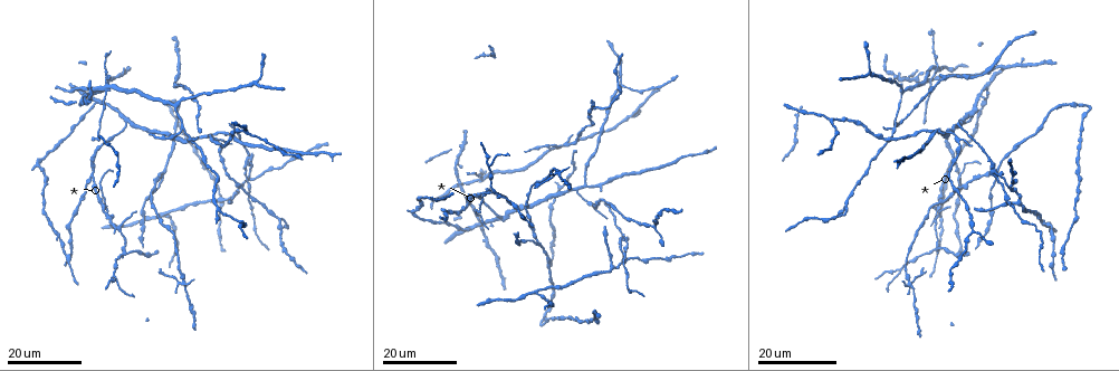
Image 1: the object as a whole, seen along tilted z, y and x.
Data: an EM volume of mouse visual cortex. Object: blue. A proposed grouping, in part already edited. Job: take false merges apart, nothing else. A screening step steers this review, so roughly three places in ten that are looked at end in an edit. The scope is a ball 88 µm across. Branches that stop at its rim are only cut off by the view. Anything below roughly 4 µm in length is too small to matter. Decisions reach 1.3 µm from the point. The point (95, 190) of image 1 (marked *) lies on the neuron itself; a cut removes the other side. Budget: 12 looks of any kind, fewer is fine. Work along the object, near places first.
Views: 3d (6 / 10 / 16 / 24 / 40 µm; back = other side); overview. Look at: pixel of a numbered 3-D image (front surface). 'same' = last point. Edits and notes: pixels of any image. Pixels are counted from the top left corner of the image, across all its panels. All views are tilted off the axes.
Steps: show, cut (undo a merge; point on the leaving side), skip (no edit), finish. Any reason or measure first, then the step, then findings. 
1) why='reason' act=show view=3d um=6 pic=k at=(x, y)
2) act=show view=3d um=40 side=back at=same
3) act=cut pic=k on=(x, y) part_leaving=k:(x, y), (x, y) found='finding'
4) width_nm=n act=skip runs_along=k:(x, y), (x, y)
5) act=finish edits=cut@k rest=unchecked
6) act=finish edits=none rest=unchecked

why='small branch off a trunk' act=show view=3d um=24 pic=1 at=(934, 221)

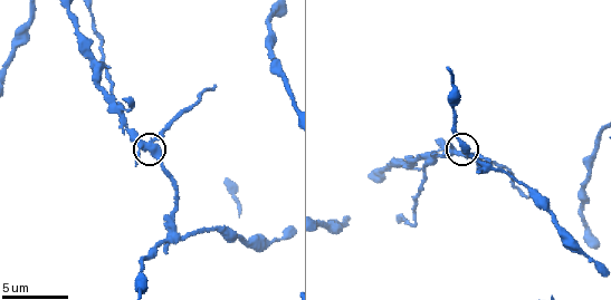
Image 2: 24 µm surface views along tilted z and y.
why='closer look' act=show view=3d um=6 pic=2 at=(154, 141)

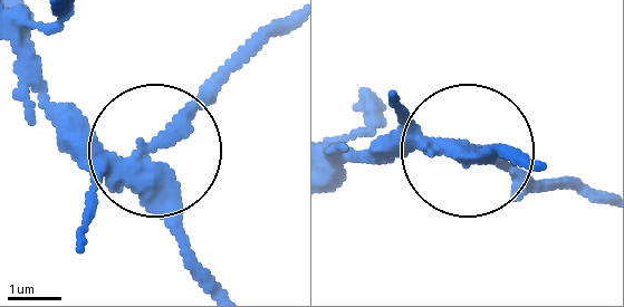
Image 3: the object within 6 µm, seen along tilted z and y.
arms=3 act=cut pic=3 on=(186, 137) part_leaving=3:(121, 169), (156, 154), (290, 25) found='two neurons meet here'

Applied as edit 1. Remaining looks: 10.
act=show view=overview

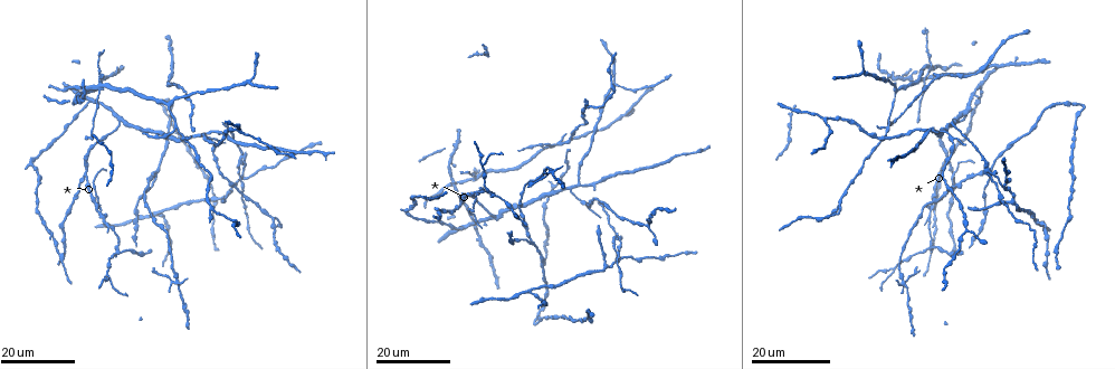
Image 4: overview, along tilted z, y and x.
act=show view=3d um=24 pic=4 at=(895, 94)

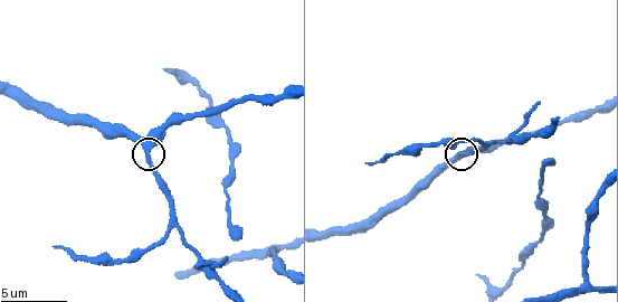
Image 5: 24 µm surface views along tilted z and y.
act=show view=3d um=6 pic=5 at=(148, 148)

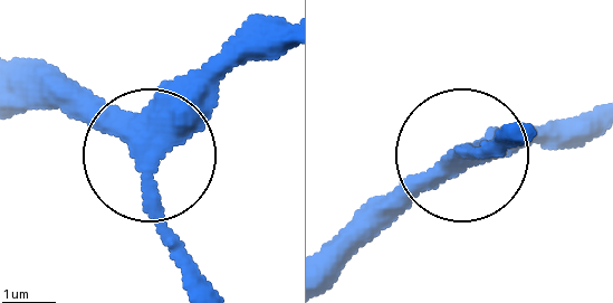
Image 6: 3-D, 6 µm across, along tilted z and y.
act=skip runs_along=6:(20, 60), (59, 68), (153, 142), (242, 65) found='all the same neuron'

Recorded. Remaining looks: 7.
why='four or more arms meet' act=show view=3d um=6 pic=2 at=(488, 164)

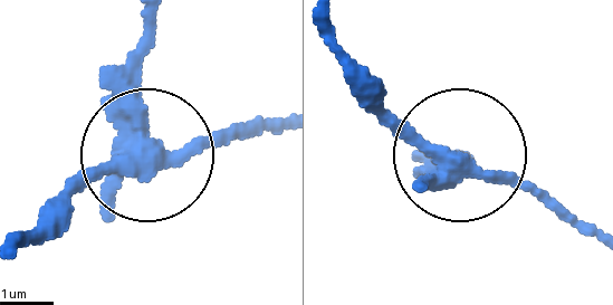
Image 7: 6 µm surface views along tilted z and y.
side_arm_um=22 arms=4 act=skip found='all the same neuron'

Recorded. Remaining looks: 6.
why='three arms meet' act=show view=3d um=24 pic=4 at=(105, 275)

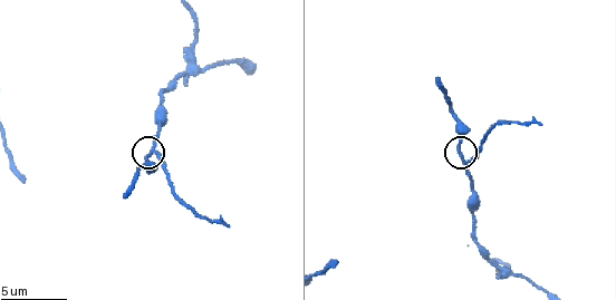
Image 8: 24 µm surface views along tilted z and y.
act=show view=3d um=6 pic=8 at=(152, 153)

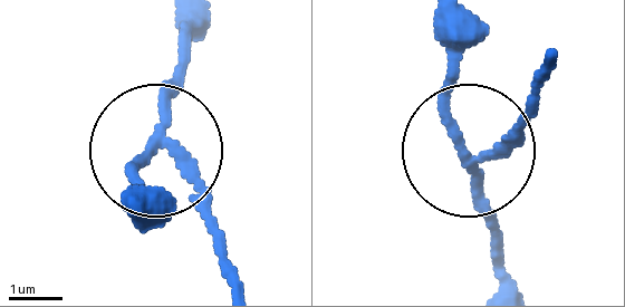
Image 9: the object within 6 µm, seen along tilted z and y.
act=skip runs_along=9:(505, 278), (505, 240), (452, 117), (452, 15) found='all the same neuron'

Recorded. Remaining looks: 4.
act=show view=3d um=16 pic=4 at=(552, 170)

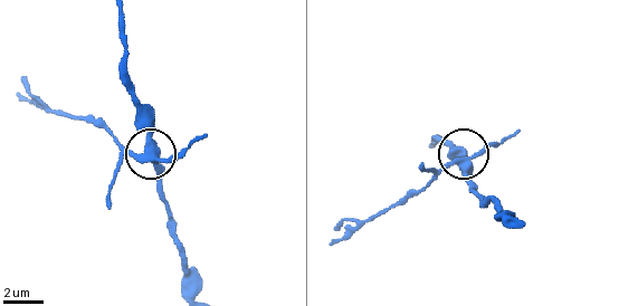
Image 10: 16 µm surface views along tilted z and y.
act=show view=3d um=10 pic=10 at=(146, 160)

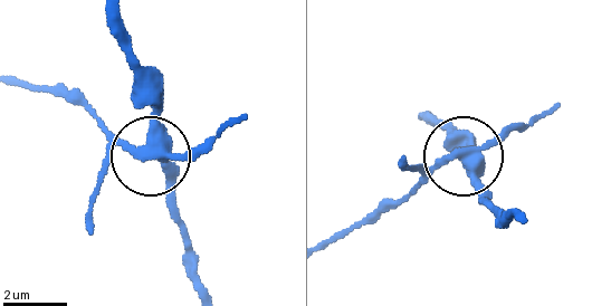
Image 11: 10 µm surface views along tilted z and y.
act=cut pic=11 on=(111, 149) part_leaving=11:(150, 152), (129, 149), (80, 102), (17, 87) found='two neurons meet here'

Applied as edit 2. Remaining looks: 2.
act=finish edits=cut@3,cut@11 rest=unchecked

